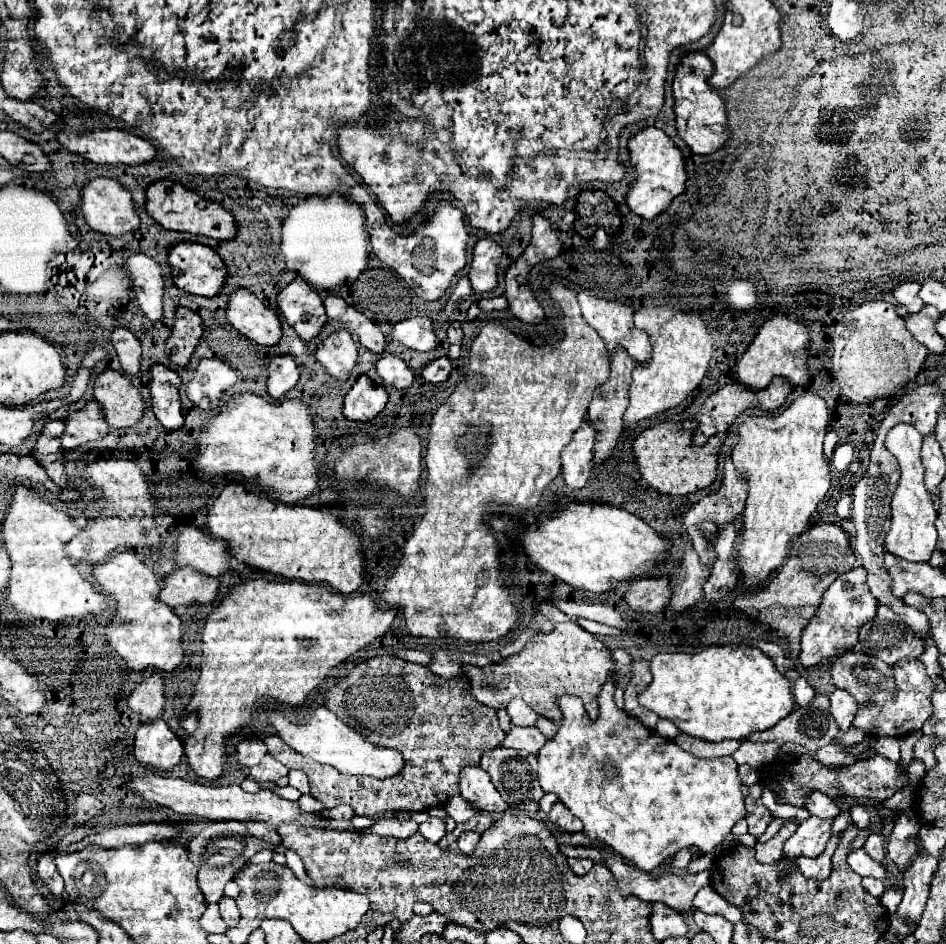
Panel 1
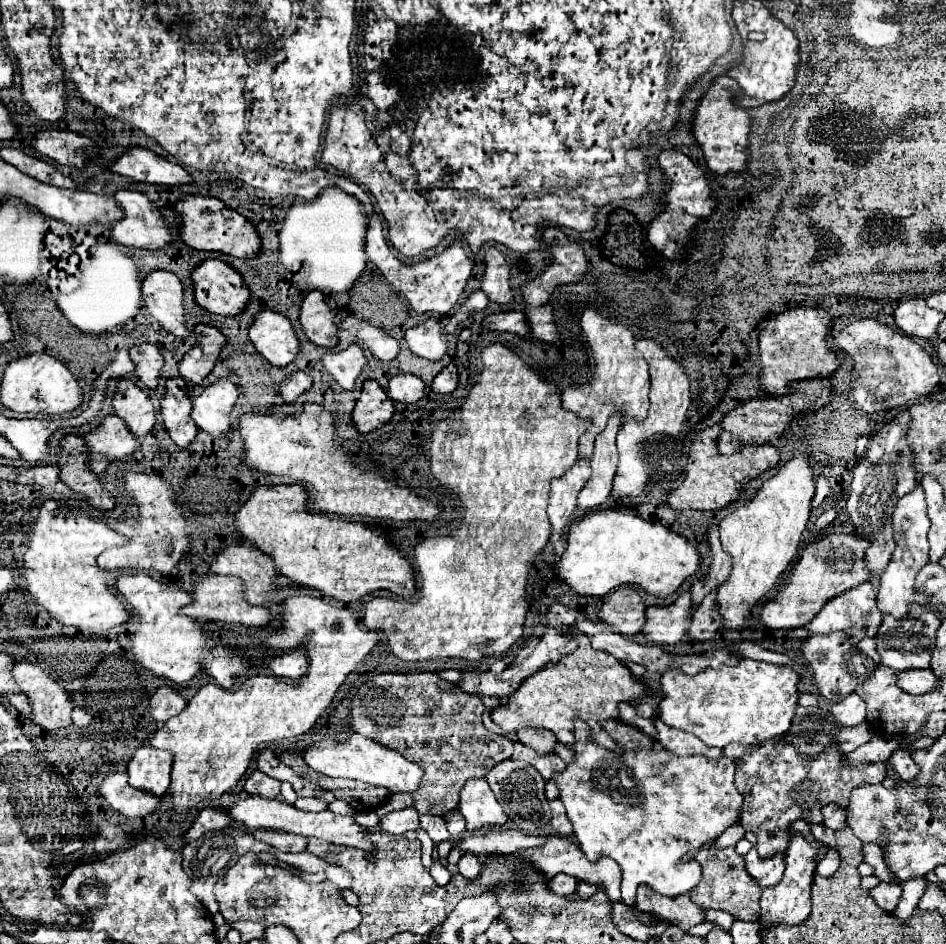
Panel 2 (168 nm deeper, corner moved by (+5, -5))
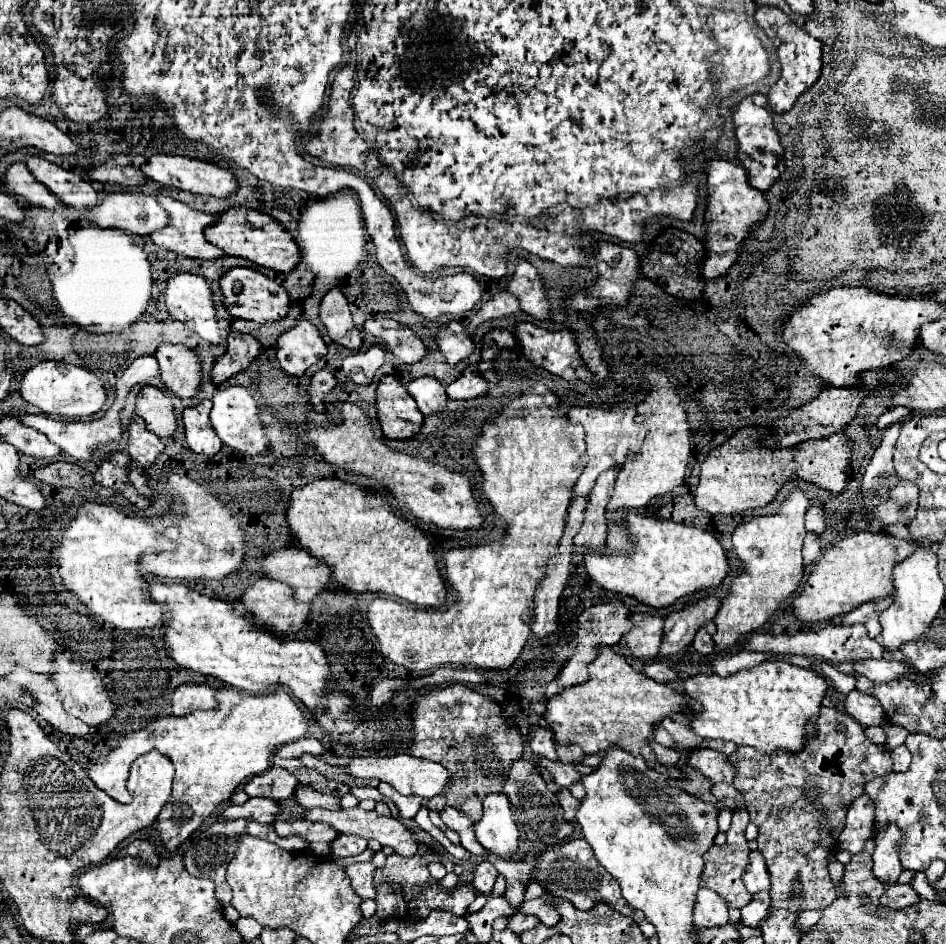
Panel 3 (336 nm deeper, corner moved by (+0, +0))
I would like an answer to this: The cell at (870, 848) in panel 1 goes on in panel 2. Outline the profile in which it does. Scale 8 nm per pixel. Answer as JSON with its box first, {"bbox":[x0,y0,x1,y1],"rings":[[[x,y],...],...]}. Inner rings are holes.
{"bbox":[875,884,901,912],"rings":[[[881,884],[875,888],[875,902],[879,904],[879,908],[887,910],[887,912],[893,912],[899,904],[899,898],[901,898],[901,888],[893,886],[893,884]]]}

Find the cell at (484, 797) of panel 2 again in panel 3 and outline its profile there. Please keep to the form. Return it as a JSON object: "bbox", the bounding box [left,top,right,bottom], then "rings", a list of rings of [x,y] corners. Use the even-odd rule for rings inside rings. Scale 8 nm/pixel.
{"bbox":[474,793,518,859],"rings":[[[488,793],[484,799],[482,817],[474,823],[480,845],[502,859],[516,853],[518,827],[512,817],[510,801],[504,793]]]}

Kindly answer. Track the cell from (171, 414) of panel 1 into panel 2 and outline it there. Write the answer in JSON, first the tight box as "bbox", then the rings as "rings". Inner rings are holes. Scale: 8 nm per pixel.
{"bbox":[161,380,199,448],"rings":[[[167,380],[167,392],[161,400],[161,416],[173,442],[181,448],[189,448],[199,428],[191,418],[191,400],[175,380]]]}

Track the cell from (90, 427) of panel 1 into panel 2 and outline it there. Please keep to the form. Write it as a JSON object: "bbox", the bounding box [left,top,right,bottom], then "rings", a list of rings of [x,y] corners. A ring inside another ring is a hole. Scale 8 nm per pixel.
{"bbox":[83,416,141,474],"rings":[[[107,416],[105,422],[83,436],[91,448],[91,470],[95,474],[103,474],[107,464],[115,460],[123,460],[141,448],[139,440],[129,432],[127,424],[119,416]]]}

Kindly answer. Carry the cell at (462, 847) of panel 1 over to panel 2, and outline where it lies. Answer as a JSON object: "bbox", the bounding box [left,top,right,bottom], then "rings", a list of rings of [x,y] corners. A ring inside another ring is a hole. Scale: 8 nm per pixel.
{"bbox":[457,852,481,882],"rings":[[[467,852],[467,856],[463,856],[457,866],[459,866],[459,872],[461,872],[469,882],[475,882],[475,880],[481,876],[481,864],[479,864],[479,860],[477,860],[471,852]]]}

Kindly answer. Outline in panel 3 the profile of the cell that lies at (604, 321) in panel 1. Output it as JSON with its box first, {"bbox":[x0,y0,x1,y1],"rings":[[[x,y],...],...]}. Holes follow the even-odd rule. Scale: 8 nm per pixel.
{"bbox":[568,405,646,495],"rings":[[[610,405],[610,407],[570,407],[568,417],[574,423],[580,423],[586,431],[586,447],[588,447],[588,465],[578,477],[574,485],[574,495],[590,495],[596,477],[610,469],[610,467],[622,467],[624,459],[630,451],[638,453],[642,437],[646,435],[646,427],[642,423],[636,423],[638,411],[636,405]]]}

